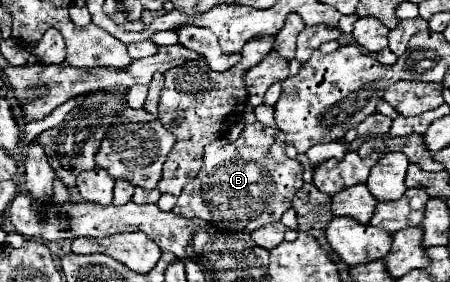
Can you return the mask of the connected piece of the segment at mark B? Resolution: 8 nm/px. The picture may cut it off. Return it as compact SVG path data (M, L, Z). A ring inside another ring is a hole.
M247 105L242 114L244 129L236 141L216 139L204 147L204 163L200 173L196 175L196 181L190 181L184 185L176 207L172 209L178 215L184 215L188 219L204 219L212 225L218 225L222 231L244 231L252 233L254 229L260 229L268 223L280 221L284 211L290 207L292 197L302 187L302 165L298 161L292 161L286 153L286 139L280 129L272 129L258 122L254 115L254 108Z

